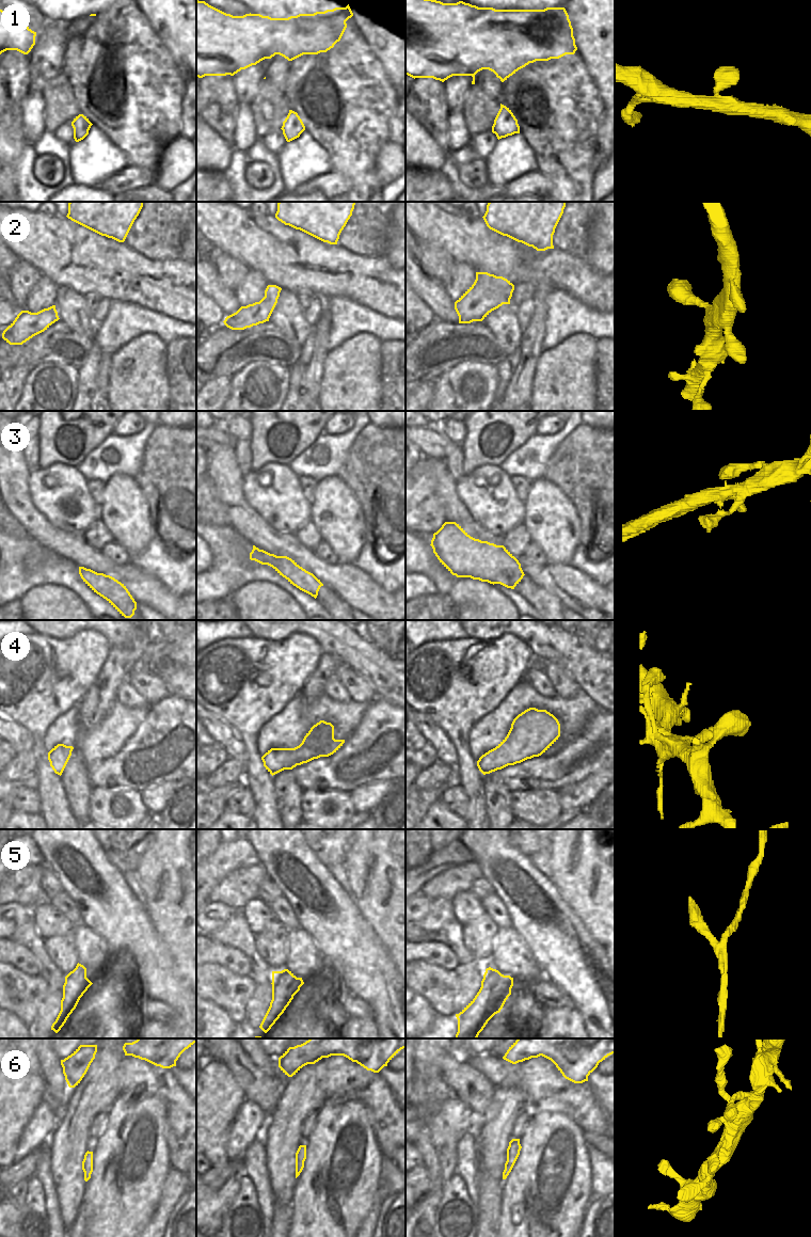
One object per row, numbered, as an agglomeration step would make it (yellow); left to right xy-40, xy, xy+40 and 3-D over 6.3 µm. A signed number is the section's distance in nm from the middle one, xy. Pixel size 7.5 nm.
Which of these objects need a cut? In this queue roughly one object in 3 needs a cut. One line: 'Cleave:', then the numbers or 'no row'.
Cleave: 5

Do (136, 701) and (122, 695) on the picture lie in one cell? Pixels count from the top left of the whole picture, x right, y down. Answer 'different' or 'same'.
same

